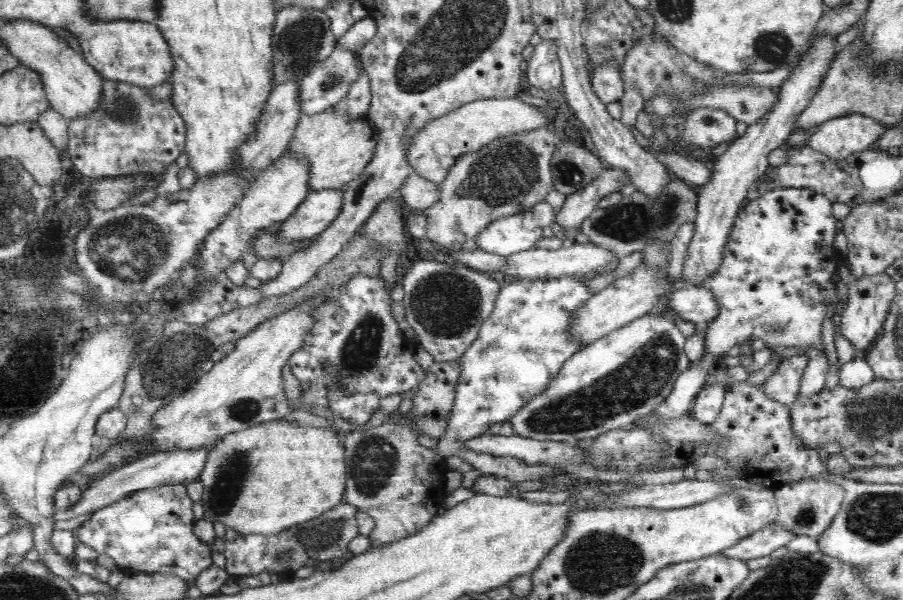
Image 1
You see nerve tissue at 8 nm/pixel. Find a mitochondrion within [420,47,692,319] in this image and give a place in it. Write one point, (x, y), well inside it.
(503, 176)

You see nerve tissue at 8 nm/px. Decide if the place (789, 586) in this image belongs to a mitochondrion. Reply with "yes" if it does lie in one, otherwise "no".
yes

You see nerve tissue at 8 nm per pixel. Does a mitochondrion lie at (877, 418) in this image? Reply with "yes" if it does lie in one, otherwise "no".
yes

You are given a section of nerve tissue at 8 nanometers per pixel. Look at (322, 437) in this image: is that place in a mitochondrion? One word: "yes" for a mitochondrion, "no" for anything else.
no

